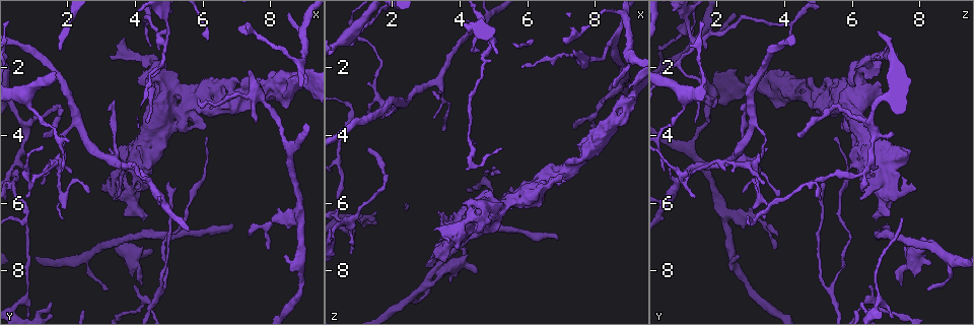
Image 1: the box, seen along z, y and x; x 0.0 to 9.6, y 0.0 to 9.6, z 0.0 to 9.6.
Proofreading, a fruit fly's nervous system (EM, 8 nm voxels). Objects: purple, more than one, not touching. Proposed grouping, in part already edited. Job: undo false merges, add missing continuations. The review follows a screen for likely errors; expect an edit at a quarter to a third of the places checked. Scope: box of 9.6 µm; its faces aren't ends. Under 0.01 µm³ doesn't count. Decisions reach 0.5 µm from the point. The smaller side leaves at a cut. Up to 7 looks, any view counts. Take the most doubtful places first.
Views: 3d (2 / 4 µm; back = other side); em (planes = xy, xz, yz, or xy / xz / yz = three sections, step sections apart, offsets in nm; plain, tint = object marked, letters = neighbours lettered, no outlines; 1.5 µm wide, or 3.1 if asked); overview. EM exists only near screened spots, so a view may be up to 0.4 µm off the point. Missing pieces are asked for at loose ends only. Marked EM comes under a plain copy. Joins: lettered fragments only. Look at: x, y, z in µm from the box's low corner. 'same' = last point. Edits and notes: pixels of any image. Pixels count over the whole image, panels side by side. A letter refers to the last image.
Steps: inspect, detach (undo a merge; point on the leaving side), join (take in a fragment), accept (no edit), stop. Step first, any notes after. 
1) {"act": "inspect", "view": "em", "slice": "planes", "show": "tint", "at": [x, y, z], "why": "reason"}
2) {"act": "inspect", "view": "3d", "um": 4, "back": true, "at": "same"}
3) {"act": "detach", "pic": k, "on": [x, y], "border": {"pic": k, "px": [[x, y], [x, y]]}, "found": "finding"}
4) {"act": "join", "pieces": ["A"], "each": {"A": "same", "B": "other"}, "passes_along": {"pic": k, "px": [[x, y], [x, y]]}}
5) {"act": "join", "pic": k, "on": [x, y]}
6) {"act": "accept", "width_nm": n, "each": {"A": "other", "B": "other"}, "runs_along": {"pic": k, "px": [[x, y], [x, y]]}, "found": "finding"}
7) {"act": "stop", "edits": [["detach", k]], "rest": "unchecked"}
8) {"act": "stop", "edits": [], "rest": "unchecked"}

{"act": "inspect", "view": "em", "slice": "planes", "show": "letters", "at": [3.35, 2.90, 3.00], "why": "branch stops here"}

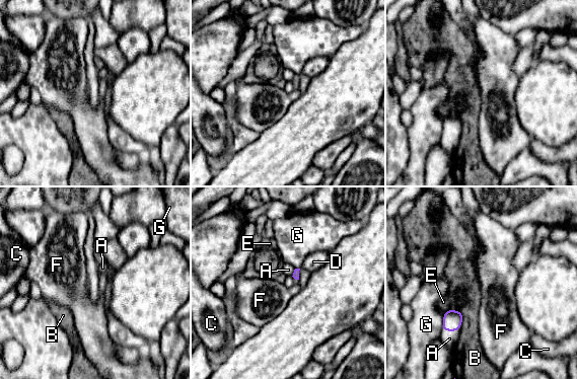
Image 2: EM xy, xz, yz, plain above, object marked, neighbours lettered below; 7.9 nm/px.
{"act": "accept", "each": {"A": "other", "B": "other", "C": "other", "D": "other", "E": "other", "F": "other", "G": "other"}, "border": {"pic": 2, "px": [[459, 327], [455, 330], [442, 329]]}, "found": "none of them fits"}

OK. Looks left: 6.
{"act": "inspect", "view": "em", "slice": "planes", "show": "letters", "at": [1.55, 8.95, 6.25]}

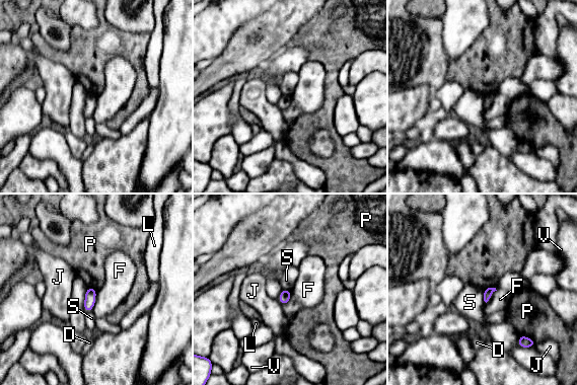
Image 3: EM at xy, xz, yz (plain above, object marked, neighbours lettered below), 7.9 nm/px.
{"act": "accept", "each": {"D": "other", "F": "other", "J": "other", "L": "other", "P": "other", "S": "other", "V": "other"}, "border": {"pic": 3, "px": [[483, 290], [484, 300]]}, "found": "no lettered fragment goes on from it"}

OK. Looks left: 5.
{"act": "inspect", "view": "3d", "um": 4, "at": [5.65, 3.80, 5.80], "why": "an open end"}

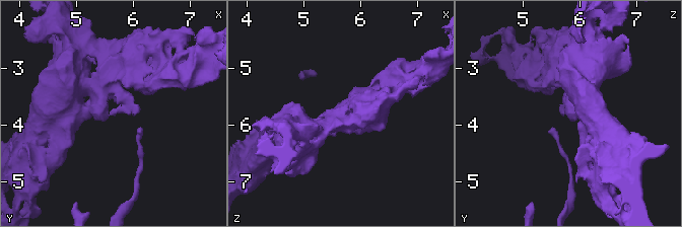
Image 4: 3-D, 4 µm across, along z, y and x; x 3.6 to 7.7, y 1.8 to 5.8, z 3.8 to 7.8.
{"act": "inspect", "view": "em", "slice": "planes", "show": "letters", "at": [5.65, 3.85, 5.85], "why": "now the EM"}

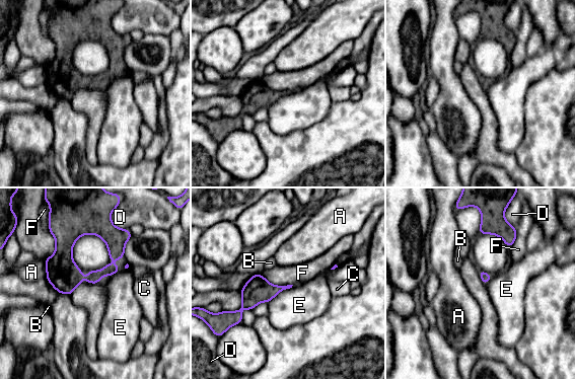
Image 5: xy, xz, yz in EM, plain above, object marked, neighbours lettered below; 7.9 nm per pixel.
{"act": "accept", "each": {"A": "other", "B": "other", "C": "other", "D": "other", "E": "other", "F": "other"}, "border": {"pic": 5, "px": [[263, 276], [275, 285], [292, 285]]}, "found": "none of them fits"}

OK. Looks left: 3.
{"act": "stop", "edits": [], "rest": "unchecked"}

